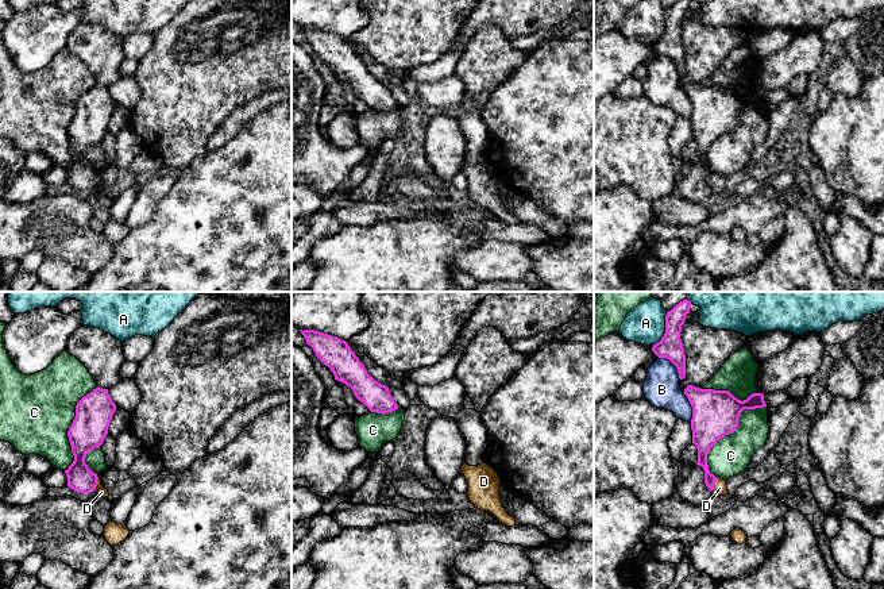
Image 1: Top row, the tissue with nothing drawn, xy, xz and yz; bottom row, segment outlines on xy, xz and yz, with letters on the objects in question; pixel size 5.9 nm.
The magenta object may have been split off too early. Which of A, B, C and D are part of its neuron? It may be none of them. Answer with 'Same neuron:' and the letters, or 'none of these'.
Same neuron: D

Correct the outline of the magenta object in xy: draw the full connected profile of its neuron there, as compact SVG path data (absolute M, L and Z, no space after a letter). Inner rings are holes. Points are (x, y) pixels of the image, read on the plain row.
M96 85L76 103L76 115L69 124L67 134L74 153L73 161L65 168L67 184L77 190L96 189L108 196L109 190L85 161L89 149L103 142L116 103L108 86Z

